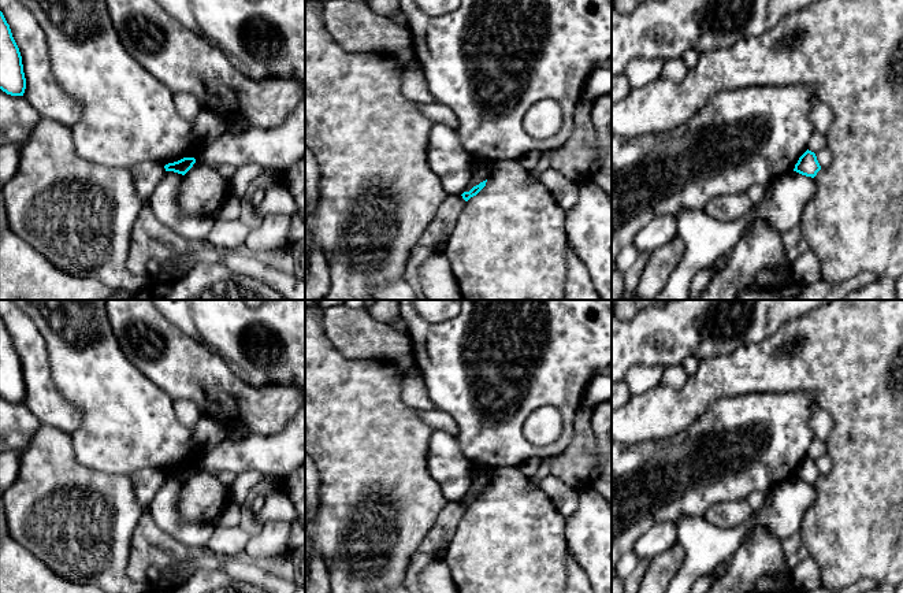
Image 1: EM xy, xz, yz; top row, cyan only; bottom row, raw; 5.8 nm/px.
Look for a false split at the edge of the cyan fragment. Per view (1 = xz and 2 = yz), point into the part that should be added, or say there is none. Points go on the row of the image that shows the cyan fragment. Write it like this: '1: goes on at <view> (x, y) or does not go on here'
1: does not go on here
2: does not go on here

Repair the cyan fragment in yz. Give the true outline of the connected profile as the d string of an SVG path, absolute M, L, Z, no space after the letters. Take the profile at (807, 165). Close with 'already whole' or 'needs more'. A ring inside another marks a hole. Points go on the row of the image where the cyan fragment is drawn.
M809 149L799 157L794 168L794 171L811 178L814 178L820 170L821 166L815 153Z; already whole

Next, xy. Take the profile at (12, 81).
M0 11L0 89L11 96L23 96L26 78L22 56L10 25Z; already whole

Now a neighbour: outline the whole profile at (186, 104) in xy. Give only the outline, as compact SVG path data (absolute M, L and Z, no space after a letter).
M182 92L174 94L174 104L178 114L185 119L194 119L202 108L200 101L190 93Z

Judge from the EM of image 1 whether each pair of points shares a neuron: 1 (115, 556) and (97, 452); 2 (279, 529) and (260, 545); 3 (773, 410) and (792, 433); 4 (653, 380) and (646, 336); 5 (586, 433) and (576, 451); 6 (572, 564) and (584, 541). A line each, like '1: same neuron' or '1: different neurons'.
1: different neurons
2: same neuron
3: same neuron
4: different neurons
5: same neuron
6: different neurons

